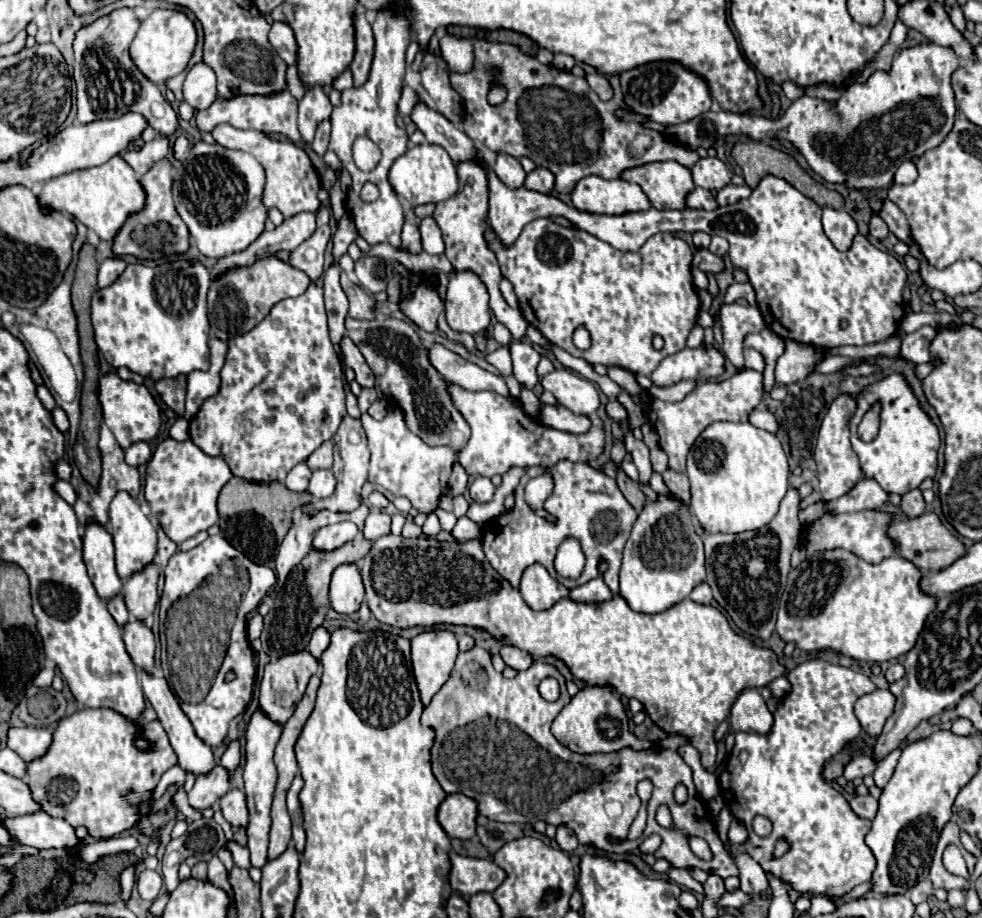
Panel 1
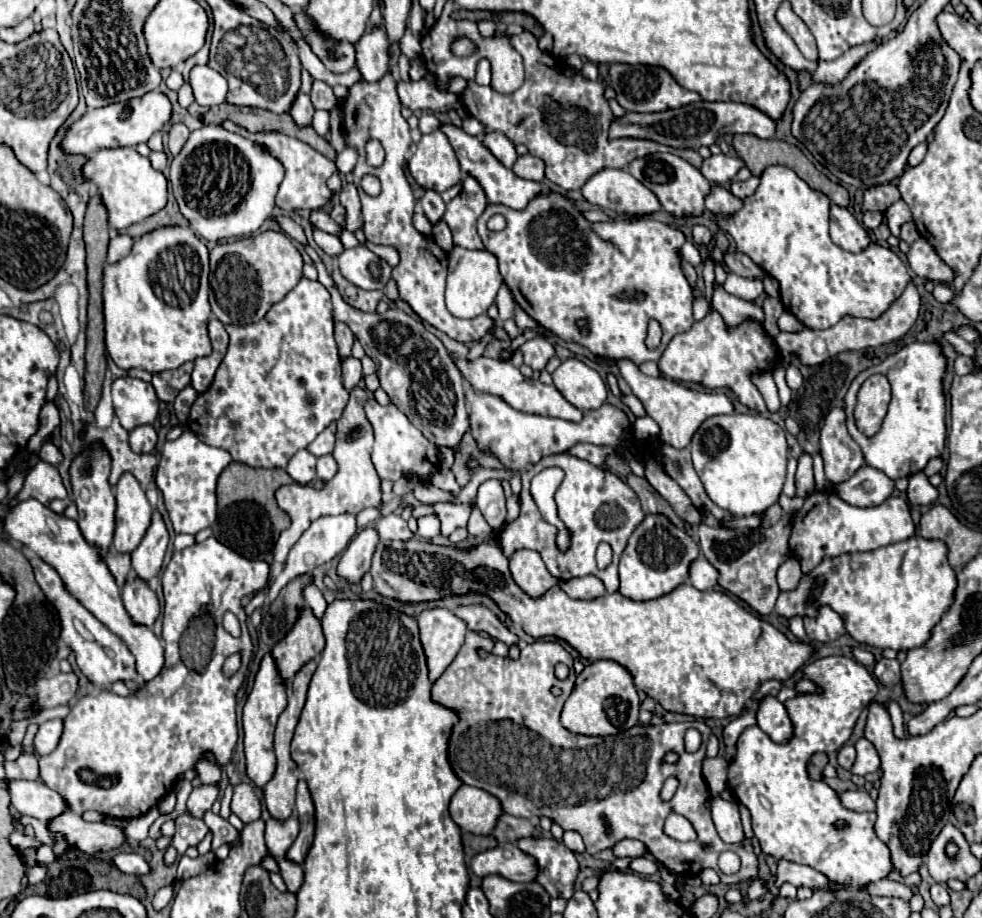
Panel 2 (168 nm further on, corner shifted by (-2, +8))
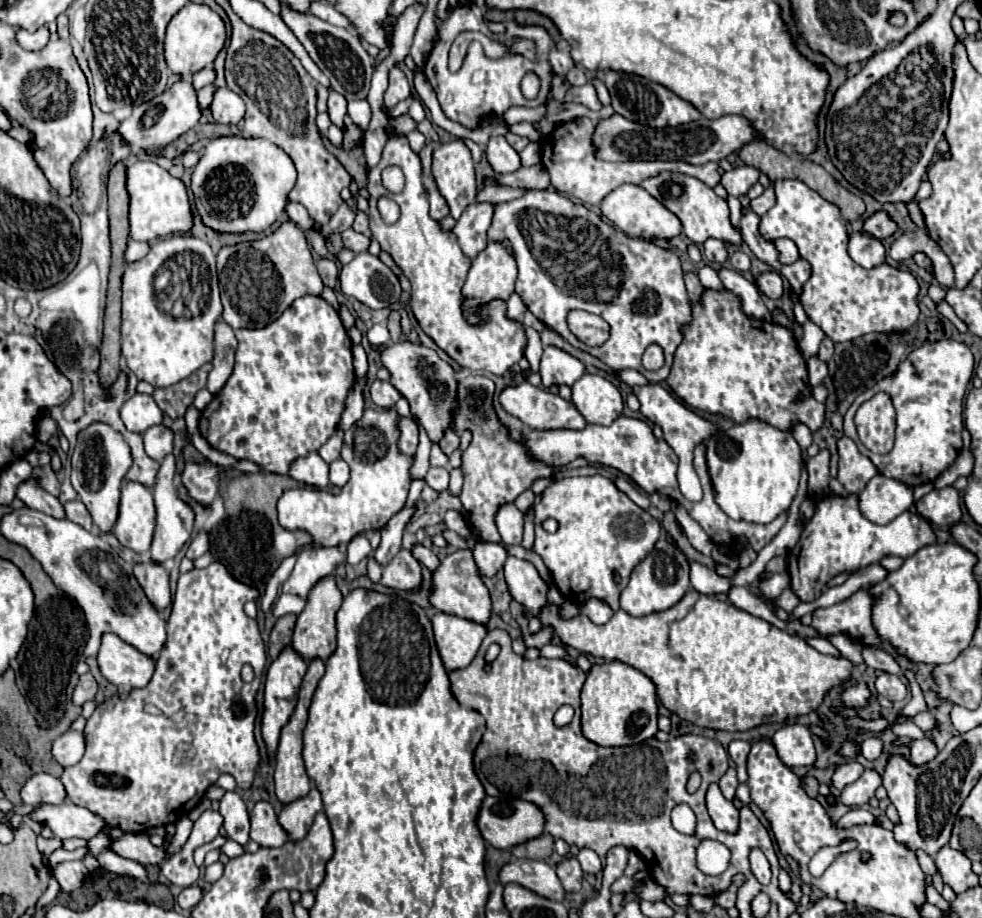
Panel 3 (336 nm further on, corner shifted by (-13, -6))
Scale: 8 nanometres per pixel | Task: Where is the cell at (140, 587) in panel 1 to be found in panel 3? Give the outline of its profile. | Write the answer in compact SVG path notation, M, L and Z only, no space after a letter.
M168 454L158 470L158 486L154 488L154 502L156 502L156 532L154 532L154 542L152 542L152 550L150 550L150 560L154 564L164 564L166 560L174 558L180 548L186 544L186 540L192 534L192 520L194 520L194 512L190 510L190 506L186 506L174 490L172 478L176 472L176 462L174 462L174 454Z

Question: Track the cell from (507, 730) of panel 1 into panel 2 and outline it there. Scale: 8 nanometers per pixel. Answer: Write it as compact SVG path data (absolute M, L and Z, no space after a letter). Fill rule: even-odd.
M467 632L465 644L455 656L455 660L447 666L447 670L433 682L431 696L435 702L455 710L459 714L459 722L453 726L453 734L449 740L449 762L455 770L455 774L463 780L463 784L487 790L489 794L497 796L501 800L501 806L507 814L523 816L523 818L541 818L547 816L555 824L559 824L563 830L575 830L583 836L583 842L587 846L589 854L595 854L599 850L611 848L615 842L623 838L635 838L645 844L647 852L655 856L667 870L671 870L675 876L693 878L705 868L713 868L723 884L743 884L757 876L759 872L759 858L753 852L753 844L749 838L743 840L743 844L735 844L735 852L741 858L741 870L735 876L725 876L719 866L717 858L723 850L729 848L723 840L719 840L719 834L715 832L715 824L711 820L711 806L709 806L709 792L707 784L701 774L701 762L705 758L705 748L711 736L711 728L705 722L673 722L673 724L661 724L661 726L643 726L637 724L627 732L619 732L615 736L583 736L573 734L567 728L563 728L559 716L561 708L567 700L567 696L573 690L575 684L575 672L573 672L573 658L571 654L555 640L537 640L527 644L517 660L511 660L509 656L495 656L481 660L477 656L477 648L493 650L491 636L483 632ZM555 664L567 664L571 668L569 678L557 680L553 670ZM551 686L561 688L561 696L551 694ZM687 728L697 728L703 736L703 744L695 754L685 752L683 736ZM667 752L675 752L679 756L677 764L667 764L663 758ZM669 776L679 778L679 788L675 796L669 802L663 802L659 792L663 788L663 782ZM675 812L685 816L695 832L695 842L679 842L669 838L663 832L665 818ZM605 824L611 828L611 832L605 832Z

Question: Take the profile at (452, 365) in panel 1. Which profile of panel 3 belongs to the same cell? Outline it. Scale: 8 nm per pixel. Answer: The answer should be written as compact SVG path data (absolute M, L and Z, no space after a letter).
M528 380L520 382L520 384L510 384L506 386L500 394L498 394L498 402L500 406L516 416L518 420L522 420L528 428L536 428L536 430L550 430L550 428L572 428L572 430L584 430L586 428L586 420L584 416L576 410L576 406L564 398L560 398L558 394L550 394L544 388L536 388L532 386Z

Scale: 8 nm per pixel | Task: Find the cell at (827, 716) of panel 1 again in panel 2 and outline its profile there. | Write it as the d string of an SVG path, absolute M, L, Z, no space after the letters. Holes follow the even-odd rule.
M829 656L815 660L803 668L805 678L813 680L817 686L823 688L823 694L801 694L797 698L791 698L785 702L785 708L793 720L795 734L791 742L787 744L775 744L765 732L761 732L759 726L749 726L737 742L737 758L729 764L729 788L733 796L743 802L753 820L753 832L761 842L761 850L769 856L775 856L779 860L791 860L797 864L811 866L825 874L829 882L847 886L847 888L865 888L871 882L877 882L881 878L887 878L889 872L893 872L891 864L891 852L887 844L883 844L873 830L875 824L875 812L853 812L841 806L837 794L825 784L815 782L807 776L807 760L815 752L829 752L839 750L851 736L855 722L859 720L863 708L873 700L877 694L877 682L867 672L863 664L859 664L853 658L847 656ZM835 820L845 820L849 828L837 830Z

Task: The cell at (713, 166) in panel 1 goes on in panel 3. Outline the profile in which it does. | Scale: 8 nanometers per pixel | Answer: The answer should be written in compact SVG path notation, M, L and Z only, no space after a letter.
M738 166L738 168L730 170L730 172L724 172L722 186L726 188L726 192L730 196L738 198L738 196L746 194L752 184L758 182L758 176L760 176L760 172L756 168L752 168L752 166Z

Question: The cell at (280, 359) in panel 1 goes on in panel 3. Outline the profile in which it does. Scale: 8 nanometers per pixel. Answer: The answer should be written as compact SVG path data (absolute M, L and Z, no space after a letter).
M322 296L298 298L276 322L260 330L236 330L236 366L226 386L200 414L200 434L206 442L234 456L250 460L262 472L288 474L292 462L318 452L338 430L346 394L354 384L352 342L338 318L338 312Z

